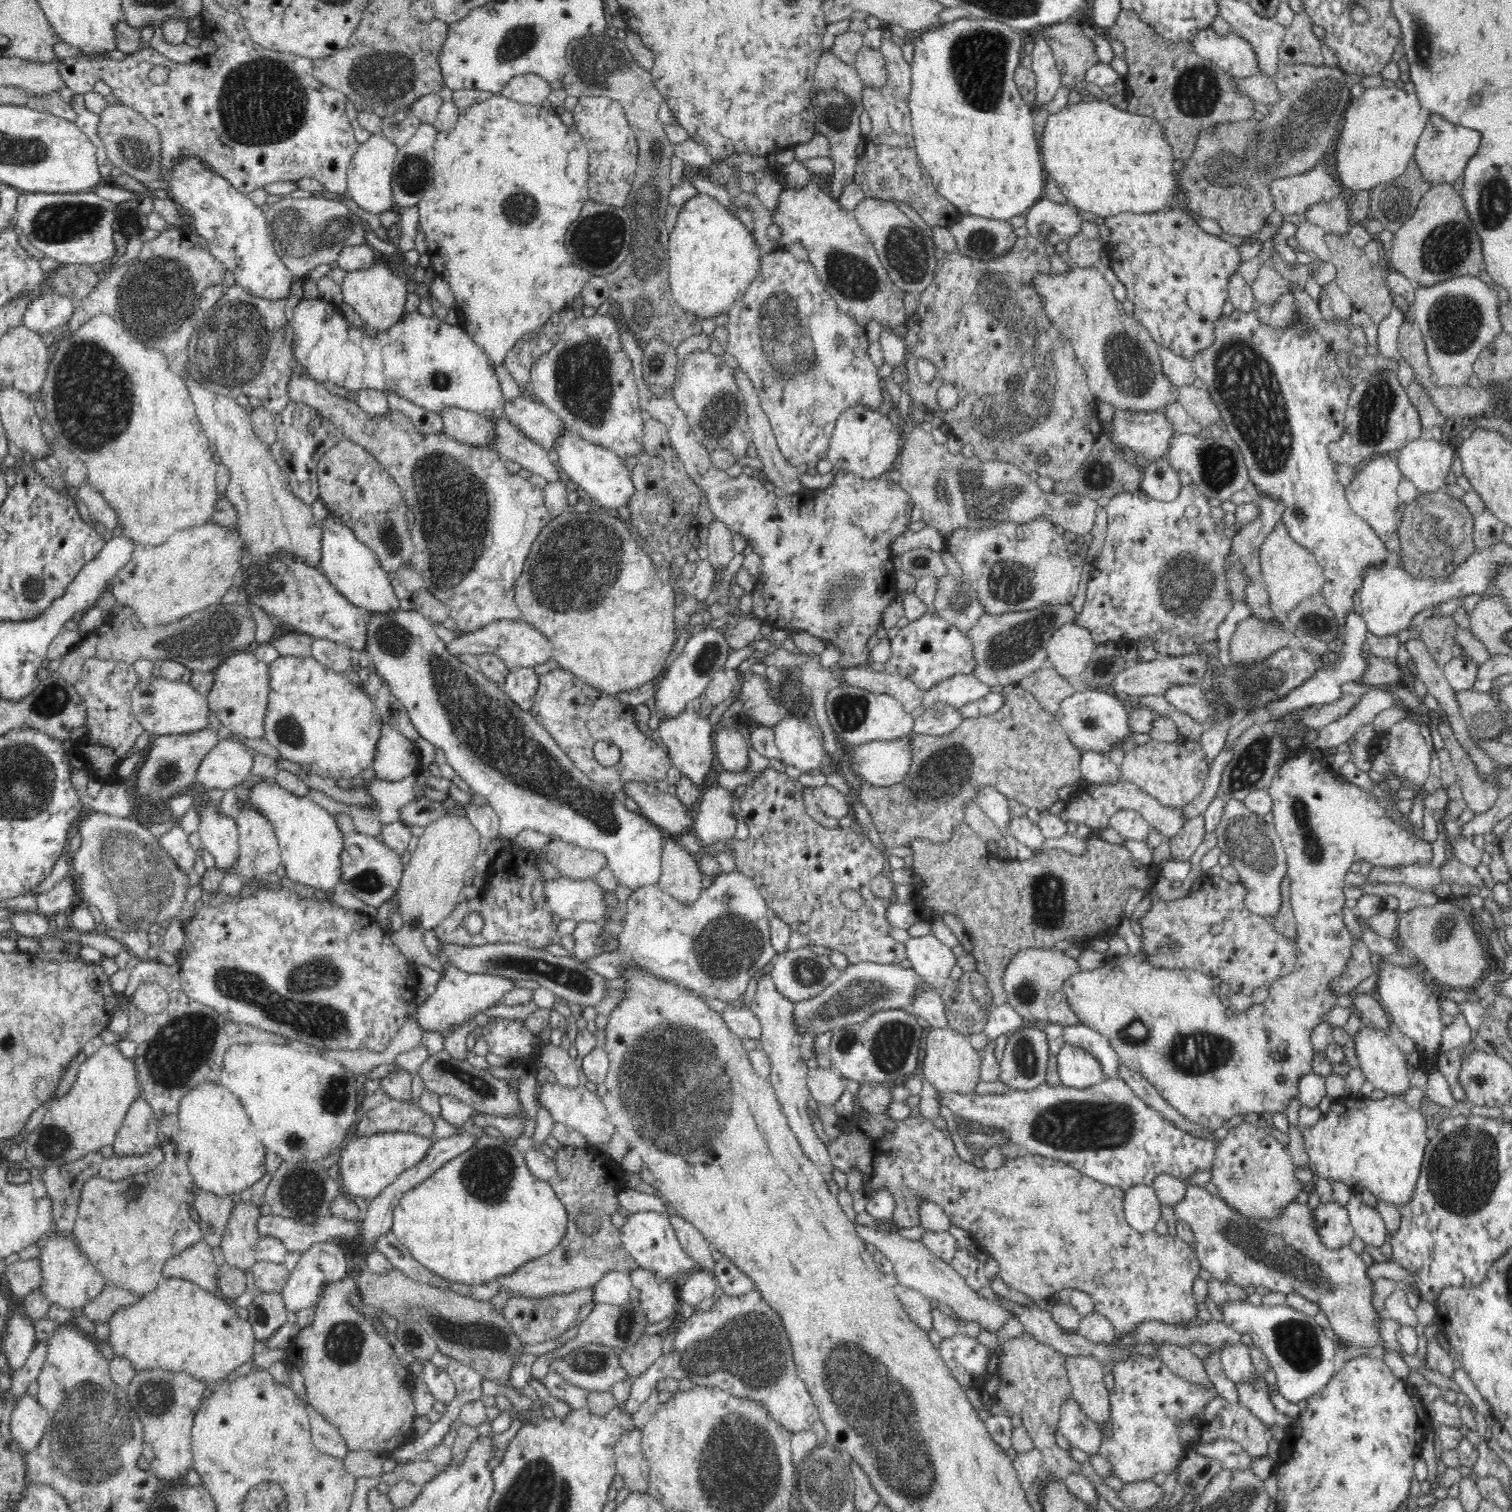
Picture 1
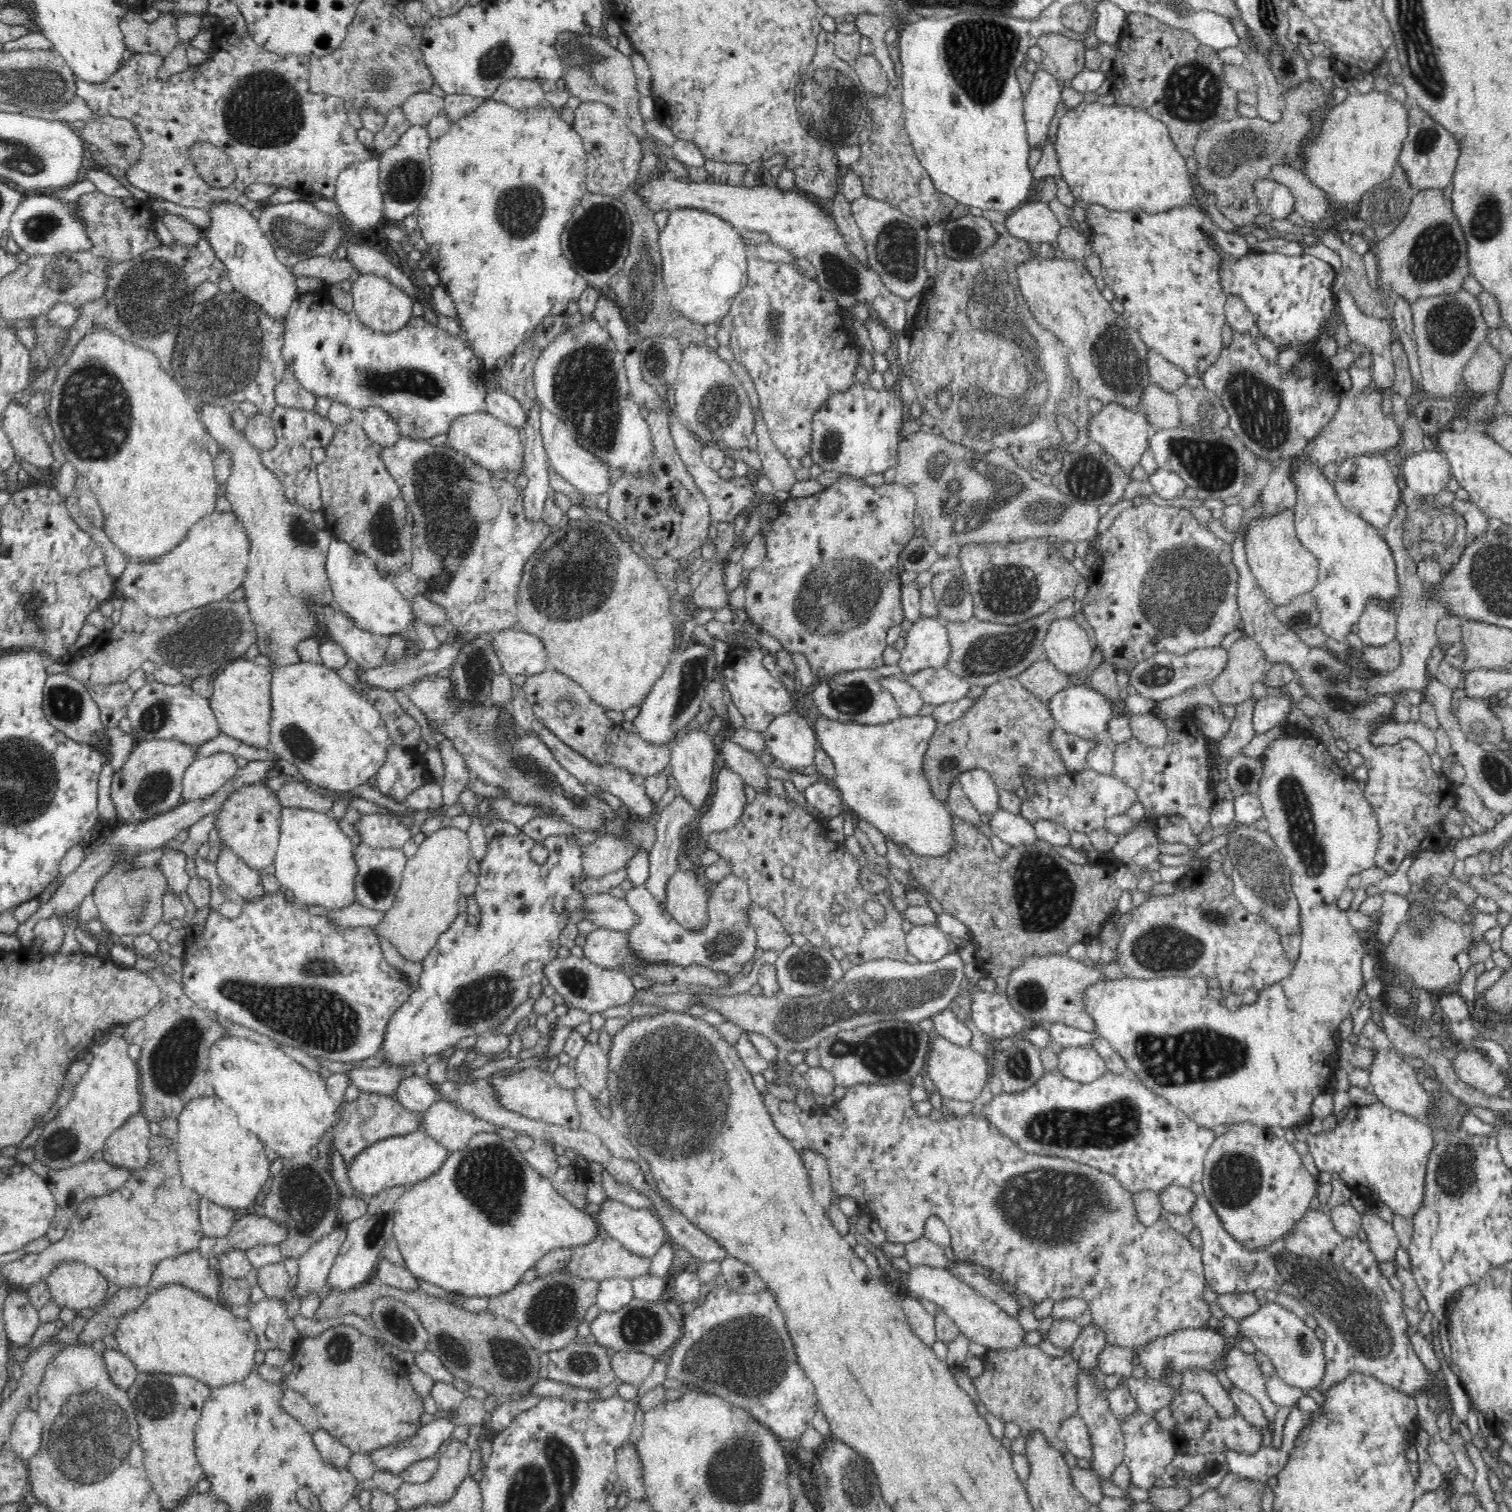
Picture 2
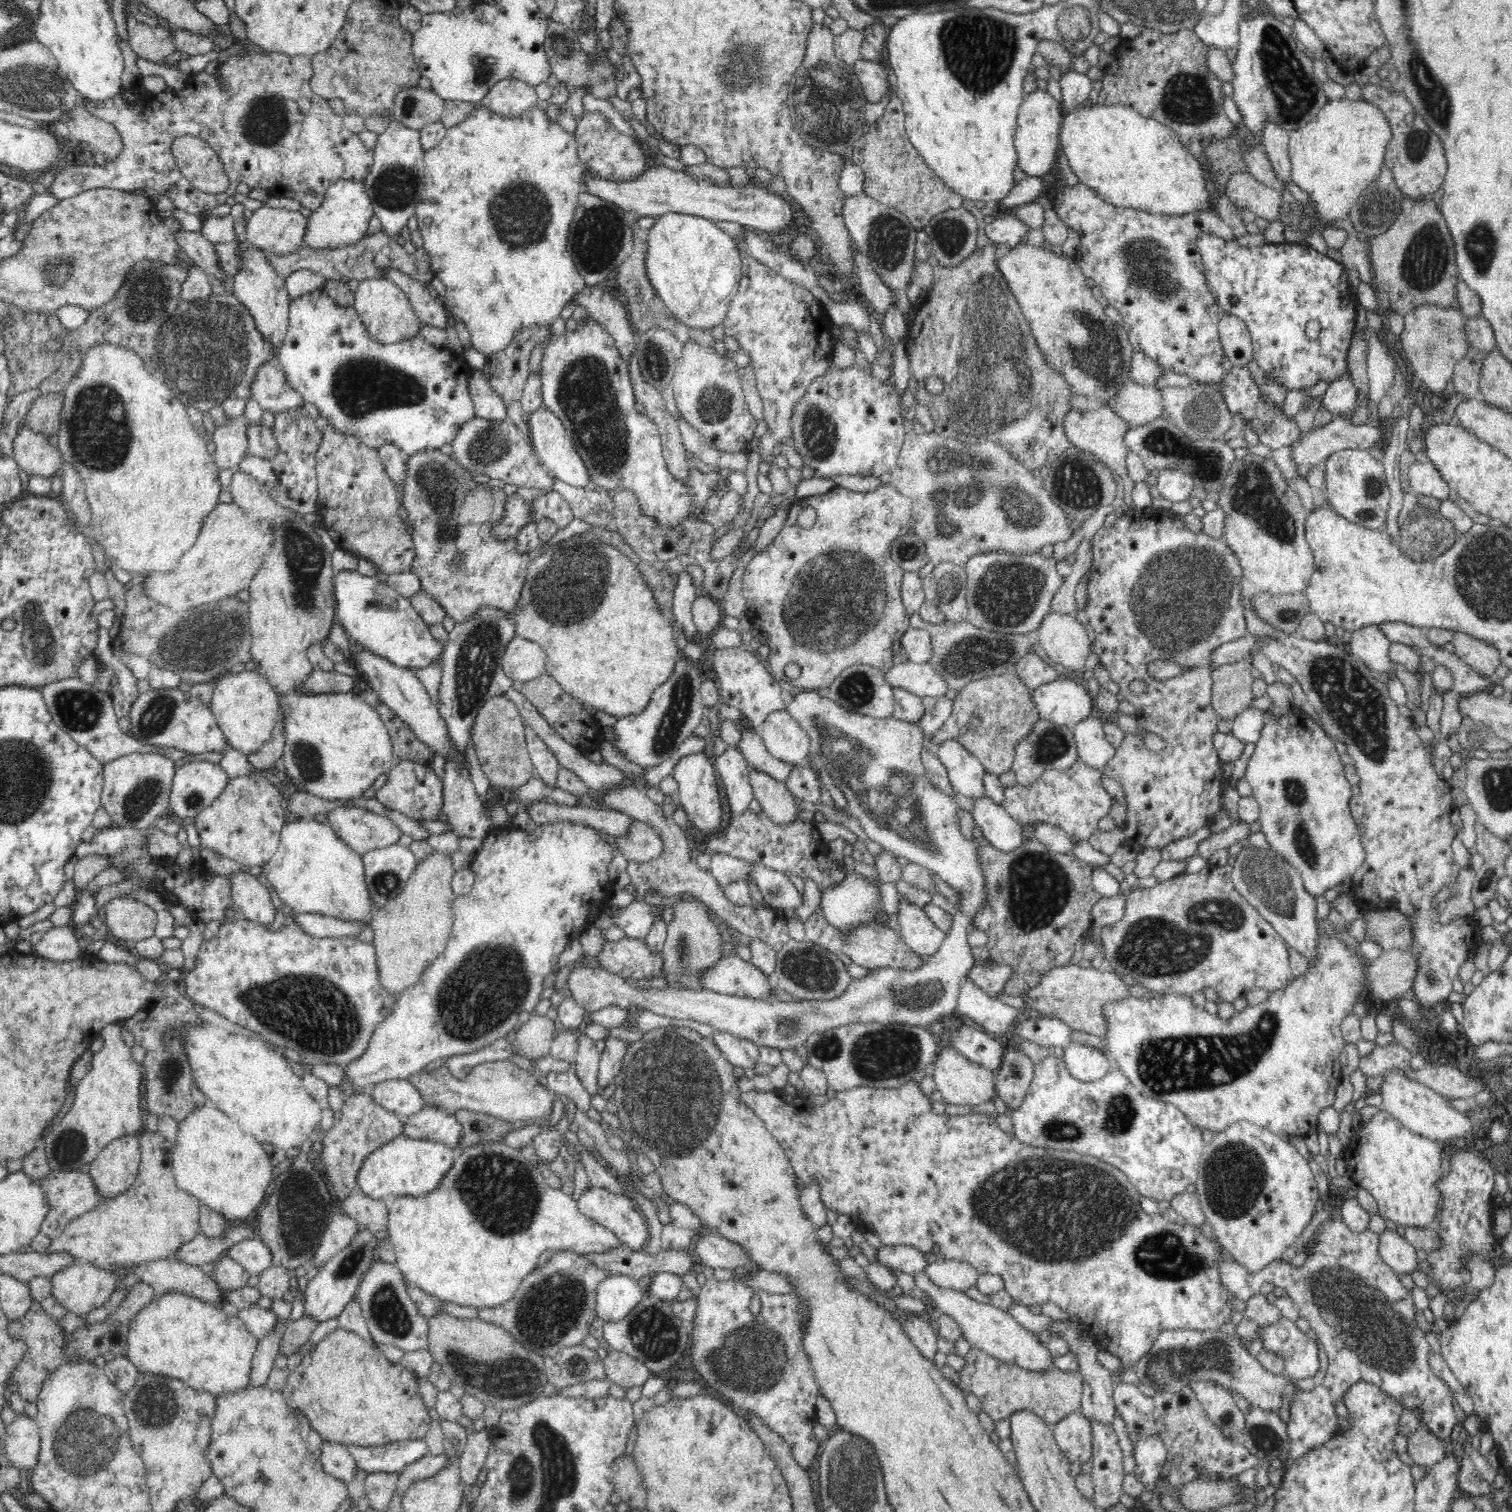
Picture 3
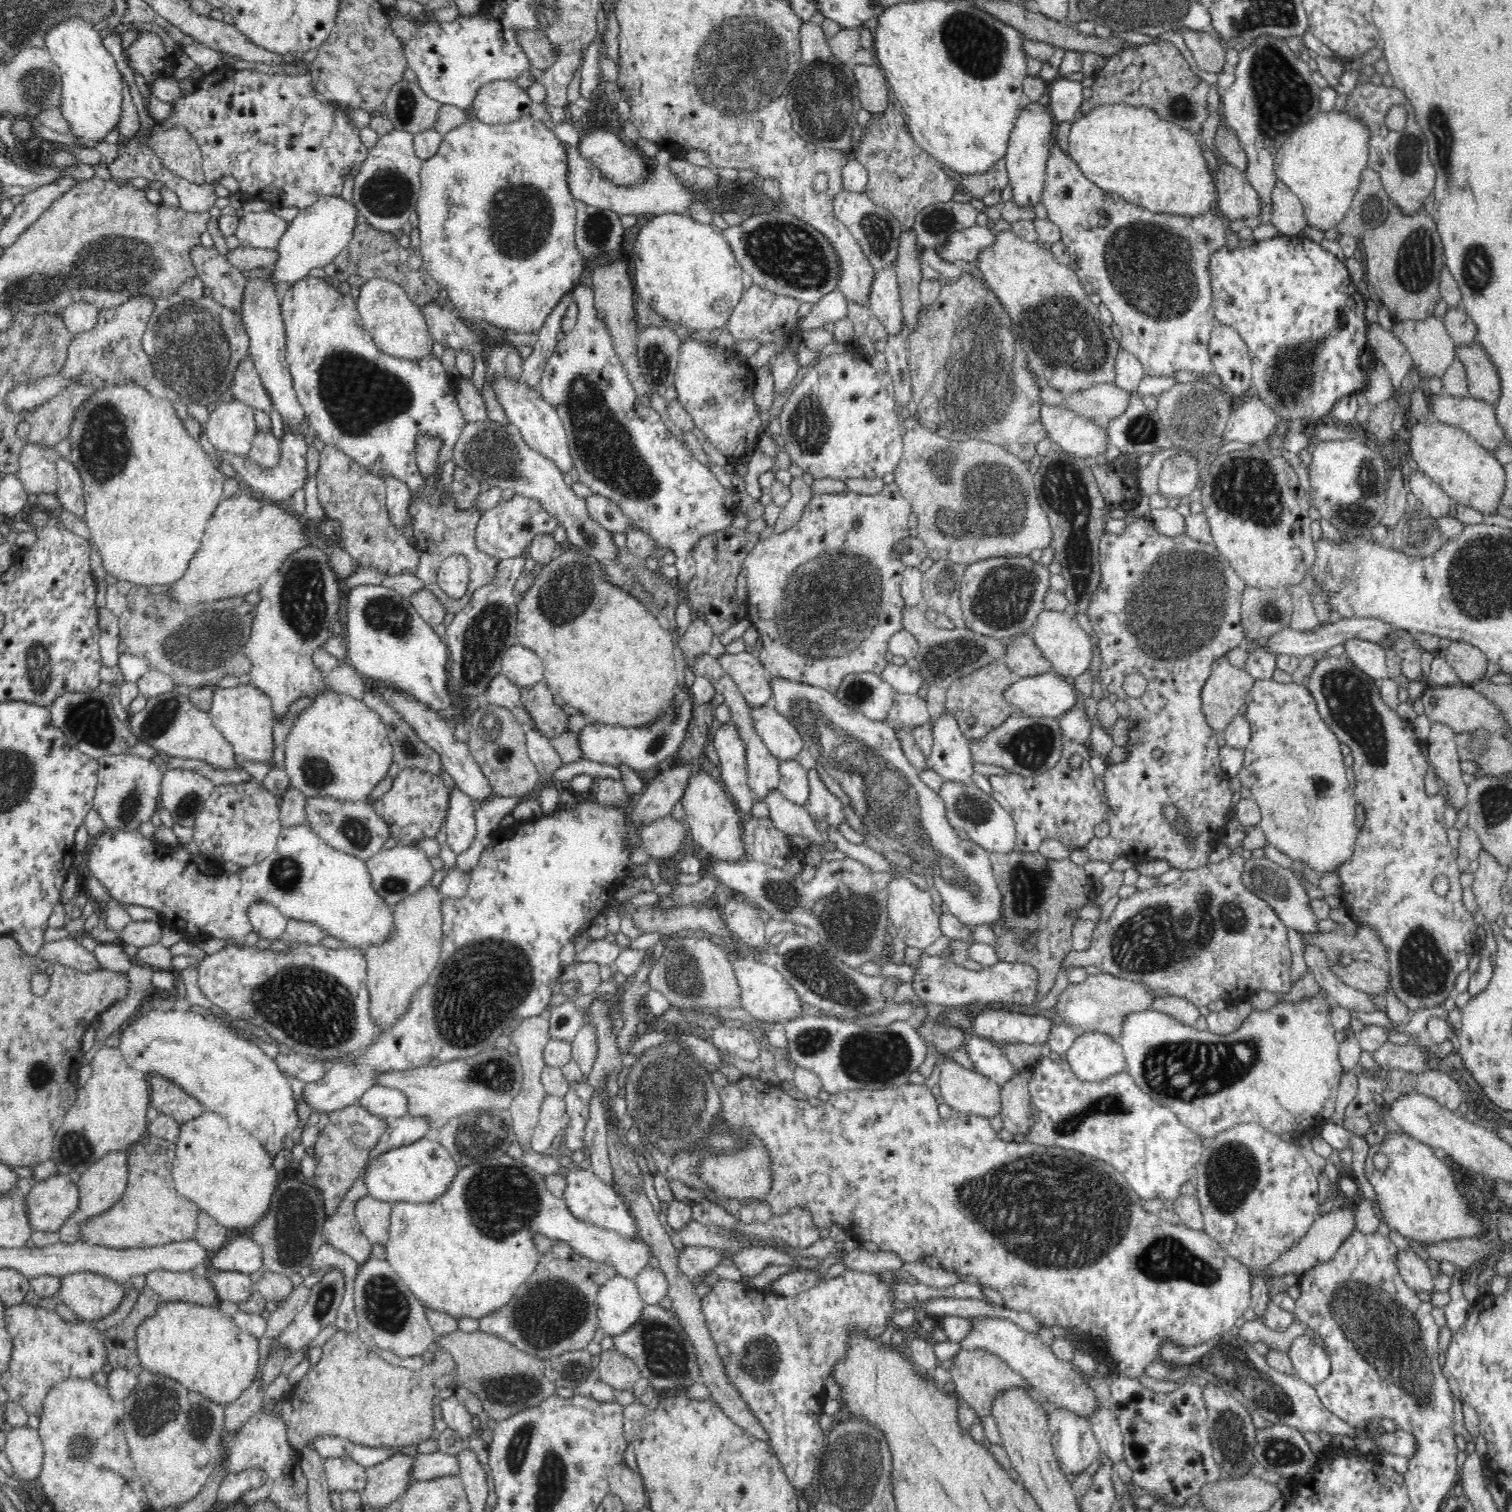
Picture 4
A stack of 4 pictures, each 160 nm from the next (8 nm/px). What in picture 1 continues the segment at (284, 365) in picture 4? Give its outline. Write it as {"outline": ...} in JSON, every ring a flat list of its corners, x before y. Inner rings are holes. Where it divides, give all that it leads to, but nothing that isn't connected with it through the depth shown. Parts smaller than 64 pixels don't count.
{"outline":[[180,155,172,172,170,198,181,210,192,214,194,228,206,239,210,252,227,270,234,273,238,286,249,294,278,302,290,298,294,274,281,258,278,258,273,240,268,235,265,214,262,208,251,202,248,196,213,172,197,158]]}

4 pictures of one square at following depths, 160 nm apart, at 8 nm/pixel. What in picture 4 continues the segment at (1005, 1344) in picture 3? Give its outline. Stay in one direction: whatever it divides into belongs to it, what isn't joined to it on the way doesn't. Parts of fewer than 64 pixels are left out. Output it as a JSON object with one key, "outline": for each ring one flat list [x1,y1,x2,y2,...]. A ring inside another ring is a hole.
{"outline":[[974,1317,971,1319,971,1329,969,1333,959,1343,961,1351,962,1349,976,1349,983,1348,996,1356,999,1356,1013,1371,1016,1371,1020,1376,1024,1377,1028,1390,1035,1392,1035,1397,1042,1401,1042,1403,1060,1404,1060,1407,1074,1411,1086,1418,1089,1418,1089,1414,1098,1409,1098,1403,1093,1389,1088,1387,1084,1382,1082,1376,1076,1373,1076,1369,1072,1361,1060,1360,1053,1352,1048,1343,1044,1343,1040,1340,1038,1333,1024,1330,1021,1326,1014,1324,1014,1322,998,1317]]}

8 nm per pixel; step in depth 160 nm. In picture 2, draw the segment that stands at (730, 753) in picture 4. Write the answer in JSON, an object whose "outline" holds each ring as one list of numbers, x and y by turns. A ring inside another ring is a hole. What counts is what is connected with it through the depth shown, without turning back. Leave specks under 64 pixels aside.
{"outline":[[727,764,720,768,710,804,697,818,703,841,708,834,728,830,740,820,746,806,744,785,744,780]]}

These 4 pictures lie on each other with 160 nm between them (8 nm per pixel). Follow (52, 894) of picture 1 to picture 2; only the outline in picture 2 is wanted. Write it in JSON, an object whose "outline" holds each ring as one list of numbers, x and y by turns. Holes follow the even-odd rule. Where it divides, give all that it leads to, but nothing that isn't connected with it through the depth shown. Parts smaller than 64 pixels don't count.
{"outline":[[250,760,250,762,246,761,245,763,241,763,237,774,225,786,222,786,214,792,214,794,203,799,180,802,180,804,167,810,165,813,145,821,138,821,137,823,126,822,118,828,118,830,110,833,106,841,96,849,87,849,85,858,80,866,78,866,74,872,67,874,63,878,63,881,57,886,51,898,45,903,42,903,40,908,32,914,32,917,17,928,17,932,14,935,20,939,21,944,23,944,21,950,29,949,30,941,35,937,32,926,34,926,38,920,57,917,57,914,62,913,70,915,72,912,75,912,82,900,84,900,84,897,88,896,88,894,93,894,93,888,96,886,98,879,104,873,107,873,116,861,121,861,126,857,134,858,136,854,140,854,142,851,155,849,168,842,168,840,172,840,172,838,177,836,180,830,184,830,184,828,188,829,192,824,198,822,200,818,204,818,204,816,210,814,210,812,218,811,218,808,224,804,224,800,226,800,230,794,234,794,234,792,243,787,262,782,268,774,268,770,272,770,274,767,276,766,271,760,262,760,262,762,259,760,258,762,252,762]]}

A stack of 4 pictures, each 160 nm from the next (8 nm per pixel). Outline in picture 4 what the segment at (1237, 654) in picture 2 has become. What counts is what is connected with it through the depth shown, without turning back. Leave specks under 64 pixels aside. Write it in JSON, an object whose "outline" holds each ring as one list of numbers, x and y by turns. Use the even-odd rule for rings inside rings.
{"outline":[[1225,657,1214,662,1210,677,1202,686,1201,693,1202,711,1208,725,1214,731,1221,734,1239,714,1240,708,1246,706,1246,696,1250,693,1250,686,1254,686,1254,682,1255,679,1247,674,1244,668,1238,669,1238,666,1231,666]]}

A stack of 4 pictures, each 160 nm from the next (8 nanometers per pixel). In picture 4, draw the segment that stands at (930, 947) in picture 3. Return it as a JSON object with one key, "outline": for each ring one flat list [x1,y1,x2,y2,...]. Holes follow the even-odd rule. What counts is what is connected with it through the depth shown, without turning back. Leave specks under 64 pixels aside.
{"outline":[[893,877,887,885,887,909,889,918,898,931,897,936,912,948,922,952,943,935,939,924,939,917,932,909,932,896,930,890,921,890,909,879]]}

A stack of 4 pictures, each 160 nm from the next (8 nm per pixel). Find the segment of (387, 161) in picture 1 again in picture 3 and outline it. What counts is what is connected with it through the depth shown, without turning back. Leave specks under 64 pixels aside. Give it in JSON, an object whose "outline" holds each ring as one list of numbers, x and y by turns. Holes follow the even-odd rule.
{"outline":[[338,180,328,188,322,206,316,208,308,217,309,226,306,230,304,248,337,253,345,247,351,247,352,244,366,237,370,220,374,216,365,182]]}

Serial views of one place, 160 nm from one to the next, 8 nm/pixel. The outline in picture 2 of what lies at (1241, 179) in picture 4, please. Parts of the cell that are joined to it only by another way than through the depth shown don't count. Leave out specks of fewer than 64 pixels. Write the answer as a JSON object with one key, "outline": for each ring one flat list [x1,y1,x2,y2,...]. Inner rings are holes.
{"outline":[[1271,178,1258,180,1253,186,1260,212,1270,214,1275,220,1281,220,1295,210,1294,196,1286,186]]}

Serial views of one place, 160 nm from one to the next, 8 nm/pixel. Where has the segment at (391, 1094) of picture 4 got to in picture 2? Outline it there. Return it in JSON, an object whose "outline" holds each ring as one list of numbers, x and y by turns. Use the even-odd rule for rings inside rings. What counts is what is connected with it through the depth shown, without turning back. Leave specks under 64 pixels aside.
{"outline":[[415,1074,402,1078,396,1092,391,1096,414,1114,428,1111,432,1103,439,1099,428,1081]]}

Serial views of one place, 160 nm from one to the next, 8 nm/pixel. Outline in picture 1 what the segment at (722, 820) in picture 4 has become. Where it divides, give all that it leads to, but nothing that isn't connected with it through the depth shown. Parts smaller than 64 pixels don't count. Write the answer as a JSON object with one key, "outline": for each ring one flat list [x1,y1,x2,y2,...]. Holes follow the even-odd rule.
{"outline":[[686,710,674,718,666,718,659,722,660,738,666,744,671,764,676,766,682,776,690,778,697,788,700,788,706,780,706,774,714,760,712,732,716,728,707,720,706,713,696,714,696,712,686,712]]}

